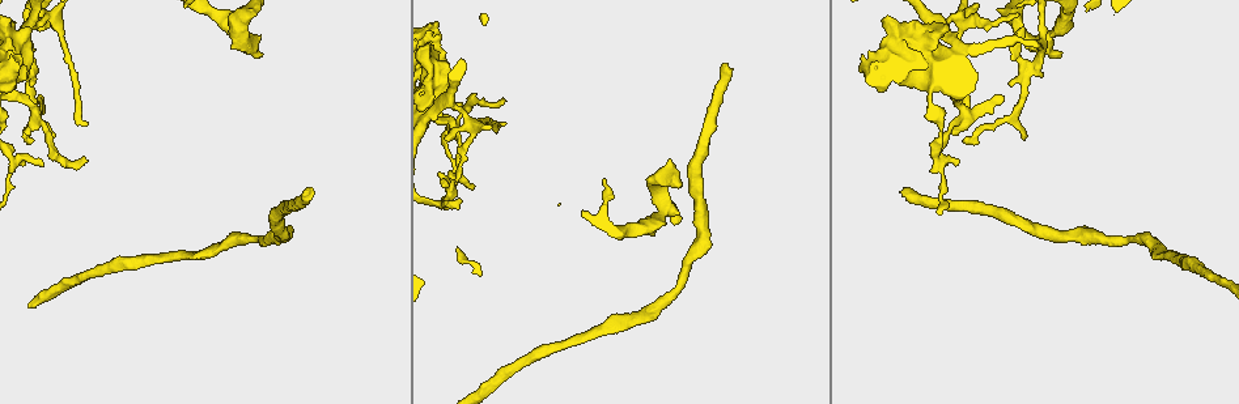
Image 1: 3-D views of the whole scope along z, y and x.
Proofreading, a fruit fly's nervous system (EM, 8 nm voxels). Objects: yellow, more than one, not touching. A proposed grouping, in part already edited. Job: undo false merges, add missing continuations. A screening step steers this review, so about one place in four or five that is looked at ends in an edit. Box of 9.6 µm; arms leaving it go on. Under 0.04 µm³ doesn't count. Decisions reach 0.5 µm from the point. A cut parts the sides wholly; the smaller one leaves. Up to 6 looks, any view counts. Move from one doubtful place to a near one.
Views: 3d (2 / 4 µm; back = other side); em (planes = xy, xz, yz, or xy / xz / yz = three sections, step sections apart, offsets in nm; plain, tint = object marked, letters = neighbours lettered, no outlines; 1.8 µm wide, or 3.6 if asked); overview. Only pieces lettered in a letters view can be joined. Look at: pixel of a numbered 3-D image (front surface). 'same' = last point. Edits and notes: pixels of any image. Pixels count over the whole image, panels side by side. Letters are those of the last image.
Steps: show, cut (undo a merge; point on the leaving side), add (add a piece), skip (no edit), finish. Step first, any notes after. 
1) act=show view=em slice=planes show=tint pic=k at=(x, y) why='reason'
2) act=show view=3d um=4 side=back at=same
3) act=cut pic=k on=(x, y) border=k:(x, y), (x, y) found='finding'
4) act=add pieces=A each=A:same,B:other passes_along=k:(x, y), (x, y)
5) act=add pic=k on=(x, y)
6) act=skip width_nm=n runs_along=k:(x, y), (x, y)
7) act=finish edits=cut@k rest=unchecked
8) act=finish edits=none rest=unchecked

act=show view=em slice=planes show=tint pic=1 at=(447, 103) why='sharp bend'

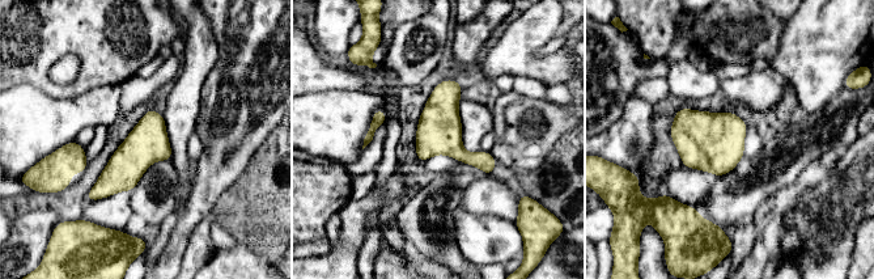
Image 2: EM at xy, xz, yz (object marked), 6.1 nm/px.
act=show view=em slice=planes show=letters at=same why='see the neighbours'

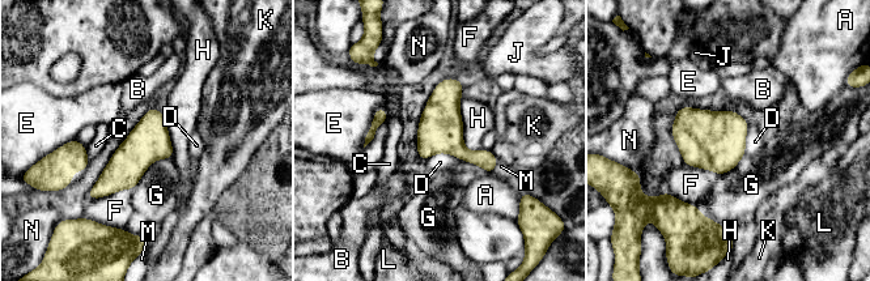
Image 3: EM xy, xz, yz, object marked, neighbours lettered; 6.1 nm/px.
act=skip each=A:other,B:other,C:other,D:other,E:other,F:other,G:other,H:other,J:other,K:other,L:other,M:other,N:other border=3:(462, 160), (434, 153), (421, 161) found='all the same cell'

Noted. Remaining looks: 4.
act=show view=em slice=xy step=16 show=plain pic=1 at=(448, 115) why='free end'

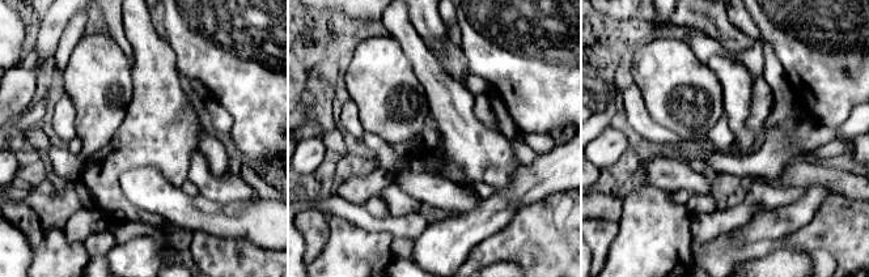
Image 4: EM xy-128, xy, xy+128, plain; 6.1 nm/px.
act=show view=em slice=xy step=16 show=letters at=same why='what lies round it'

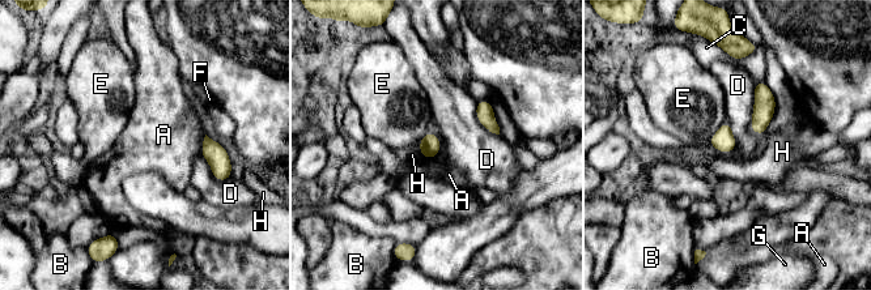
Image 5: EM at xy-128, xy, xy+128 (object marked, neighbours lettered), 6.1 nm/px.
act=skip width_nm=130 each=A:other,B:other,C:other,D:other,E:other,F:other,G:other,H:other border=5:(430, 131), (440, 150), (425, 160) found='no lettered piece goes on from it'

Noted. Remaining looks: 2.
act=show view=em slice=planes show=letters pic=1 at=(1055, 56) why='an open end'

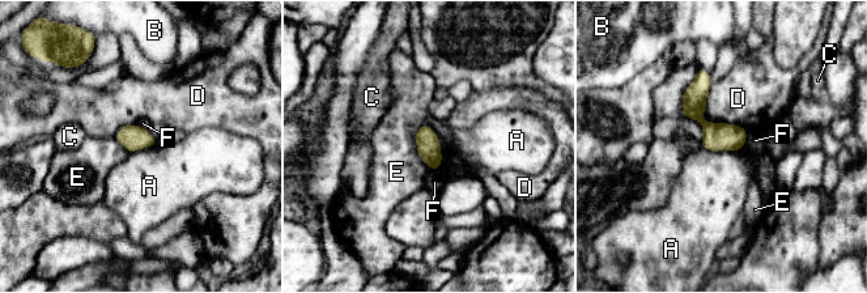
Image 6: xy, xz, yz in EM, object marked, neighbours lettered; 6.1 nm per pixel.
act=skip longest_contact=E:300nm each=A:other,B:other,C:other,D:other,E:other,F:other runs_along=6:(701, 72), (697, 117), (735, 148) found='none of them fits'

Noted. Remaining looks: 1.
act=finish edits=none rest=unchecked

